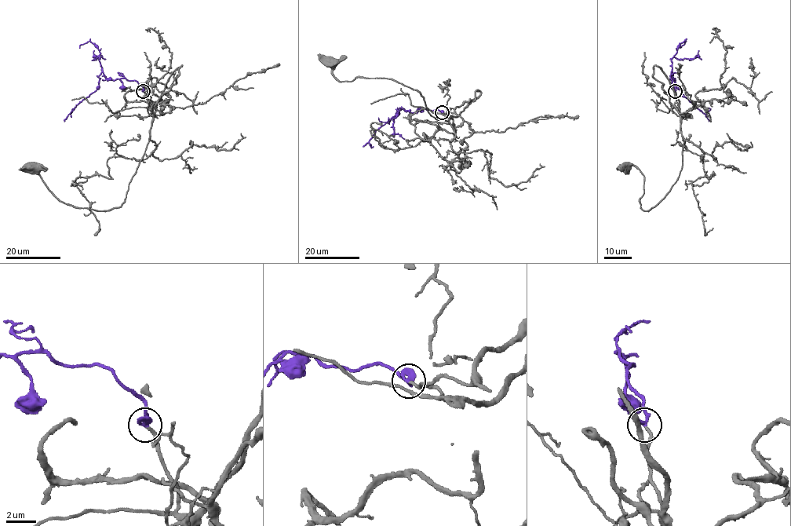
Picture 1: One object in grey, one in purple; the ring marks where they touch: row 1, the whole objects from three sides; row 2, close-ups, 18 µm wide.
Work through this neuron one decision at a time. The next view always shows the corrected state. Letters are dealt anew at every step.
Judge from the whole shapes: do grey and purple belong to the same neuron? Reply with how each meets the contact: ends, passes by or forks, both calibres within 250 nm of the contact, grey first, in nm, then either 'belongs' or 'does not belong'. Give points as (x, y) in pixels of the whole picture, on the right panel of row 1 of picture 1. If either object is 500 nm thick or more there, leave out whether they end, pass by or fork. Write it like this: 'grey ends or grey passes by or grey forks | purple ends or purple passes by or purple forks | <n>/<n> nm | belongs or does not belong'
grey ends | purple ends | 180/360 nm | belongs

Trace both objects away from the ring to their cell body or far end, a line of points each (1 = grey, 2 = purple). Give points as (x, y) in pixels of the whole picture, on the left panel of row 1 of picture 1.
1: (143, 92), (152, 116), (149, 143), (119, 206), (96, 210), (67, 204), (32, 166)
2: (143, 91), (136, 81), (111, 80), (102, 71), (99, 87), (70, 114), (74, 107)

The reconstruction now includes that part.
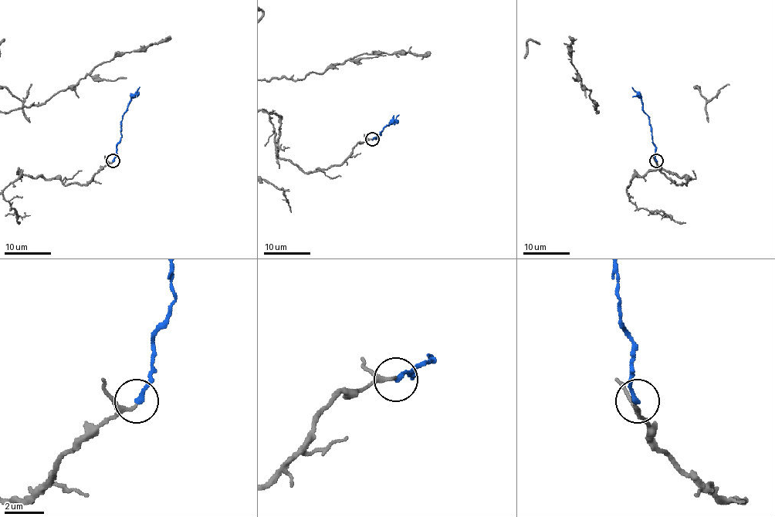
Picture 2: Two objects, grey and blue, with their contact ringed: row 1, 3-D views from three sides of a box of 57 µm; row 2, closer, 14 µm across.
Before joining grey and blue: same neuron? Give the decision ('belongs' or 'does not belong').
belongs

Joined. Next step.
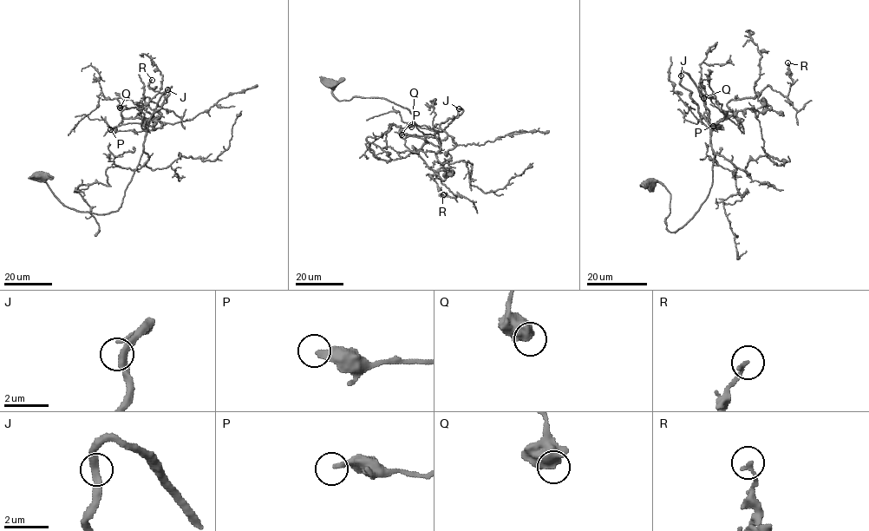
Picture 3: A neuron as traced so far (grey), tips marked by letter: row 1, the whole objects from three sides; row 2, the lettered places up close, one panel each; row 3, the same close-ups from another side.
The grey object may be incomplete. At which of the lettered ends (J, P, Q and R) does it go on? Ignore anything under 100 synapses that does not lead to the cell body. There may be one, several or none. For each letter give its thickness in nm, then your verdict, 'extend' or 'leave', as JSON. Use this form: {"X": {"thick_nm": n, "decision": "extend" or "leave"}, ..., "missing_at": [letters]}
{"J": {"thick_nm": 320, "decision": "leave"}, "P": {"thick_nm": 280, "decision": "leave"}, "Q": {"thick_nm": 800, "decision": "leave"}, "R": {"thick_nm": 180, "decision": "leave"}, "missing_at": []}

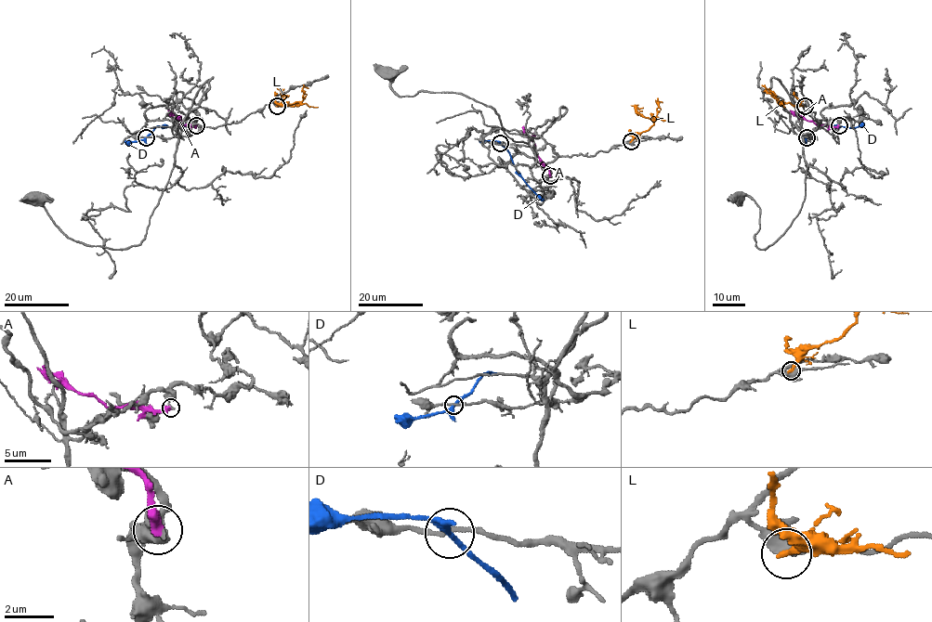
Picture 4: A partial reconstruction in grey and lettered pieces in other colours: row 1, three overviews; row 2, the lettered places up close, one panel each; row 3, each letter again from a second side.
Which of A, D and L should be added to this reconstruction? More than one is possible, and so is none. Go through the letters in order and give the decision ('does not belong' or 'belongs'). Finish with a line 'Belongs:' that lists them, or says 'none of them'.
A: does not belong
D: does not belong
L: does not belong
Belongs: none of them

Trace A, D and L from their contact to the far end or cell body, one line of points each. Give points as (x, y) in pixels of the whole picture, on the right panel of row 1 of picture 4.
A: (839, 125), (820, 125), (790, 110)
D: (807, 137), (820, 126), (859, 126), (864, 123)
L: (806, 106), (781, 104), (770, 92), (771, 96)

